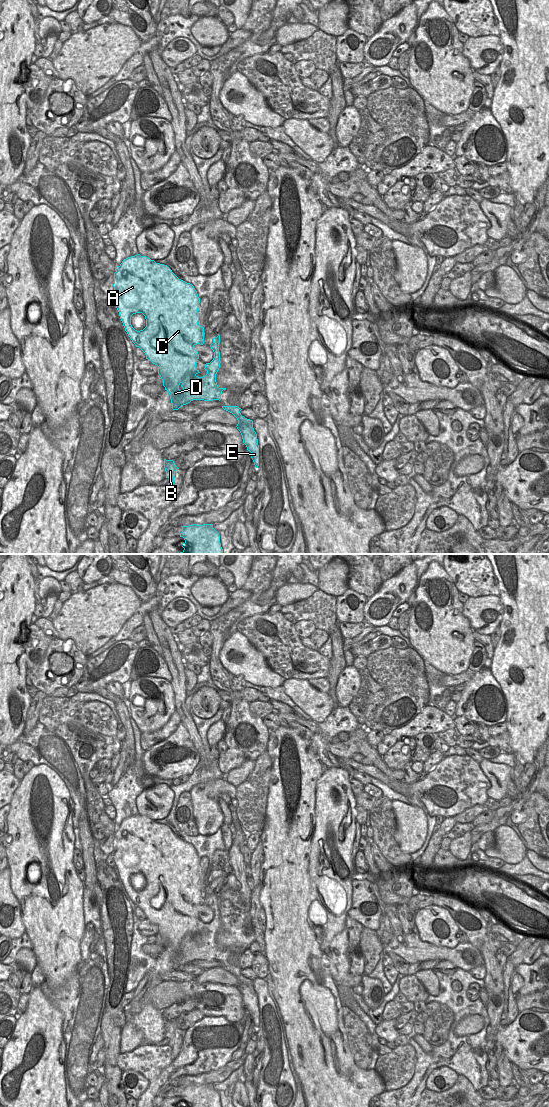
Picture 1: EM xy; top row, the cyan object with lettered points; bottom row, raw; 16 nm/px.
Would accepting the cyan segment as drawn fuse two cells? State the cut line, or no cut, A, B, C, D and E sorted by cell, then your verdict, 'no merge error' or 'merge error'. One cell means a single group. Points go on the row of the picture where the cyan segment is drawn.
cut none; groups A B C D E; no merge error

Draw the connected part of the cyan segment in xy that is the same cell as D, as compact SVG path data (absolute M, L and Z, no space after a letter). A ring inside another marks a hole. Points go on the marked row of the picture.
M137 254L116 266L113 287L114 302L125 331L136 347L145 353L146 359L158 366L158 374L170 395L172 409L178 410L193 400L220 401L222 391L226 390L219 388L216 382L221 363L220 335L213 338L210 345L214 358L205 364L207 374L197 376L200 373L196 368L199 354L194 346L204 344L204 327L198 324L200 298L194 286L179 279L167 265ZM136 313L142 313L146 319L146 327L140 331L131 325L131 316Z

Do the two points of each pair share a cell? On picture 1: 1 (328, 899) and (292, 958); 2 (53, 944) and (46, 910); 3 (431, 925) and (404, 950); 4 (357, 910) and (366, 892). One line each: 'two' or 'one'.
1: two
2: one
3: two
4: one

